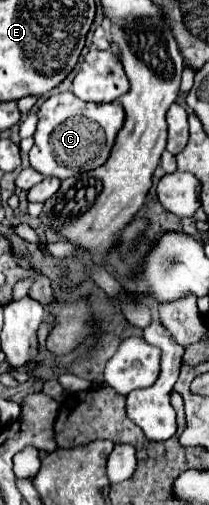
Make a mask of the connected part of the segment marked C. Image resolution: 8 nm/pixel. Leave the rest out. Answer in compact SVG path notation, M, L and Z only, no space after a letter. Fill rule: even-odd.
M73 92L53 94L49 100L41 104L37 116L39 124L33 134L35 144L29 152L31 166L43 176L57 176L57 178L69 178L79 172L101 166L107 160L115 136L125 120L125 112L119 102L109 102L109 104L83 102L75 98Z

